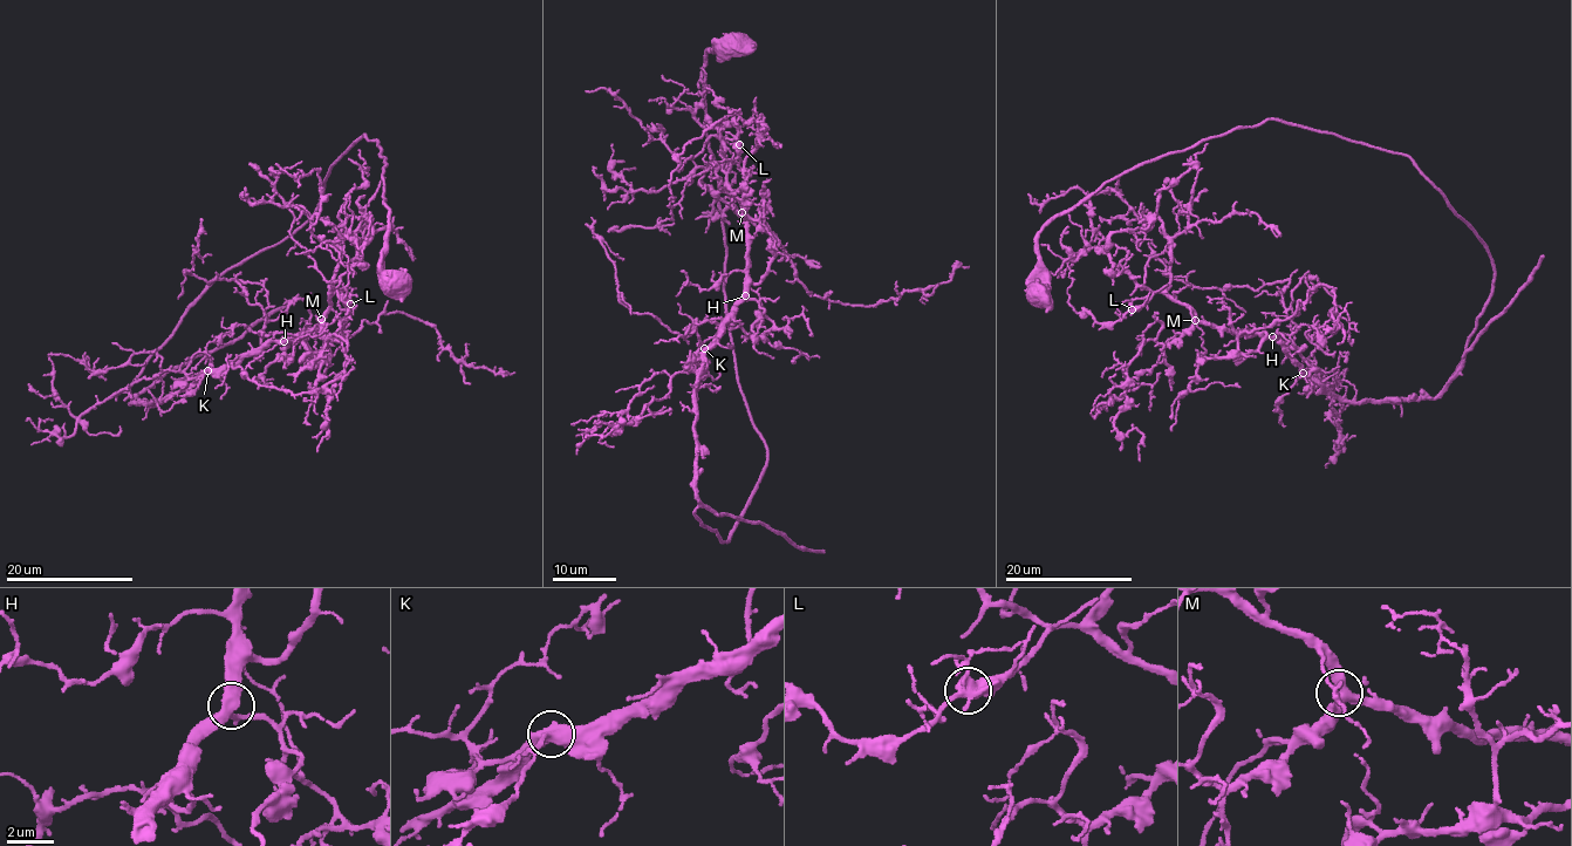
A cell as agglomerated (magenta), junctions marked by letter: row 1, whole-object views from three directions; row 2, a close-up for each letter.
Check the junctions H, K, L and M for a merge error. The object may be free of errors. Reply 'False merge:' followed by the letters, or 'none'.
False merge: none

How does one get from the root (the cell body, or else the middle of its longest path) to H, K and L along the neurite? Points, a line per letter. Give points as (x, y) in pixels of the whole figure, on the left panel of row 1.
H: (394, 281), (385, 157), (366, 135), (329, 166), (311, 219), (188, 309), (129, 403), (284, 341)
K: (394, 281), (385, 157), (366, 135), (329, 166), (311, 219), (188, 309), (129, 403), (207, 370)
L: (394, 281), (385, 157), (366, 135), (311, 219), (188, 309), (129, 403), (313, 331), (332, 288), (350, 305)

